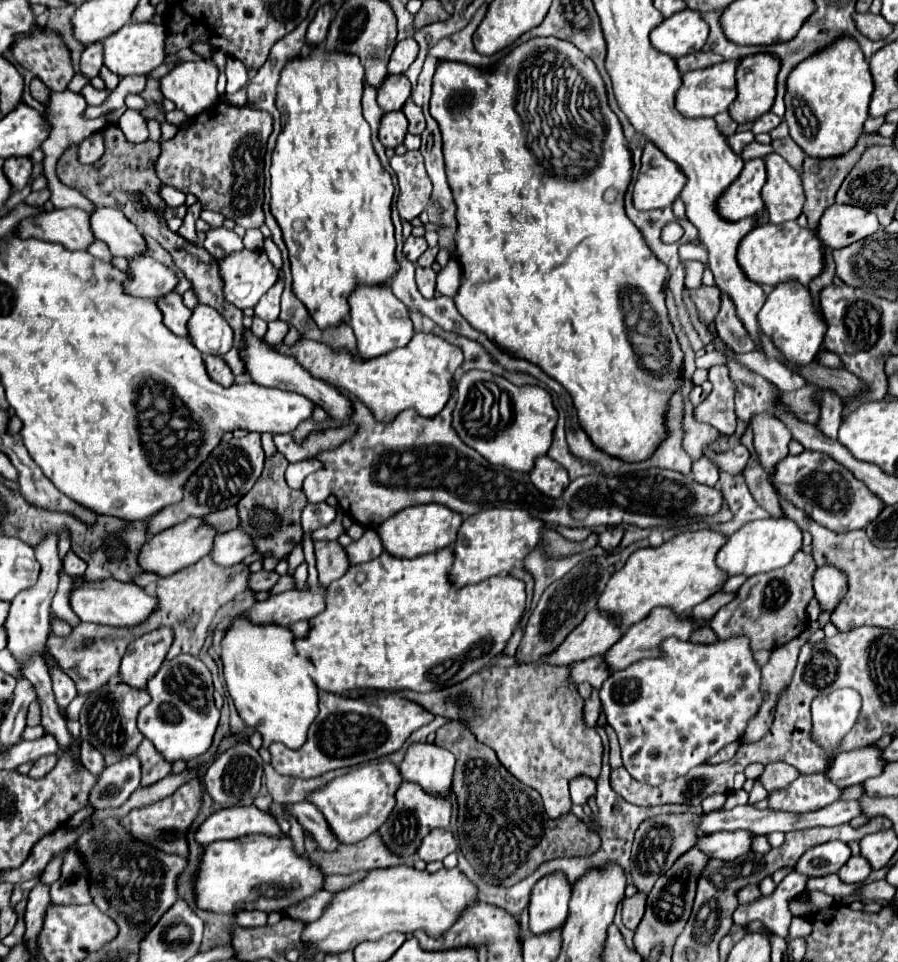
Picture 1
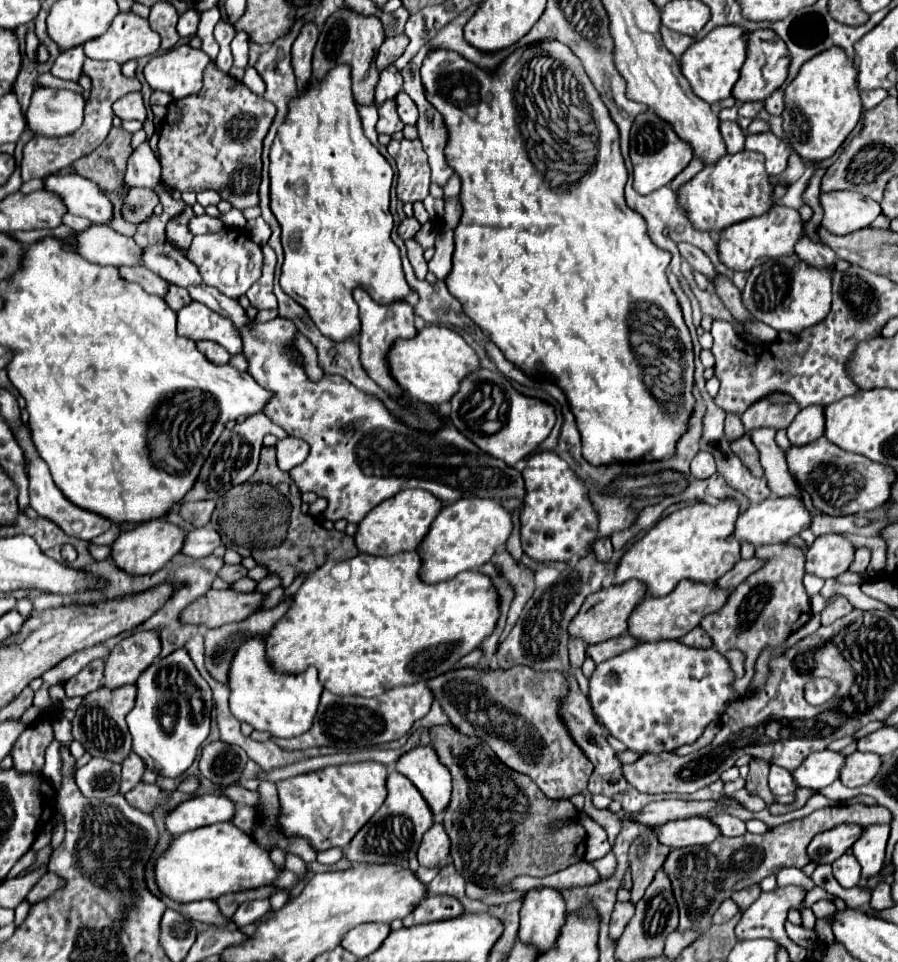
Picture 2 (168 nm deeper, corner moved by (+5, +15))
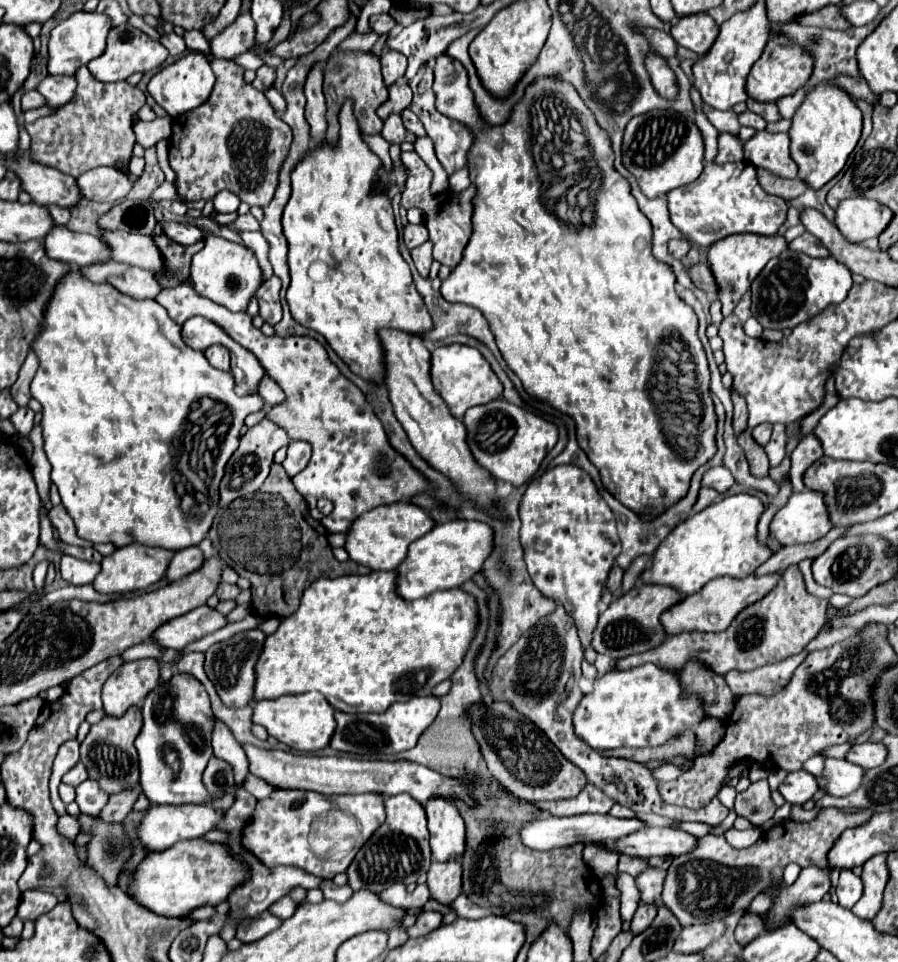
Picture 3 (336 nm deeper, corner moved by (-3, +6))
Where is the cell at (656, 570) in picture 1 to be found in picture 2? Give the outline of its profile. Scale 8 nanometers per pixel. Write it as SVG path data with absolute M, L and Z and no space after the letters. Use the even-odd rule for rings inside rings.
M726 499L716 505L698 503L692 507L684 507L660 519L622 555L614 571L614 585L626 583L630 579L640 579L640 583L646 585L648 597L660 597L668 595L680 579L688 579L694 583L716 583L716 579L720 579L740 561L738 541L724 539L734 531L738 515L738 505Z

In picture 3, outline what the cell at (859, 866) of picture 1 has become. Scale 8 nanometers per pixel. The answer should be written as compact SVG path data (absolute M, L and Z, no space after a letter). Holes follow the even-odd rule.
M842 870L840 882L836 886L836 896L838 904L850 910L862 896L862 880L856 874L852 874L852 870Z

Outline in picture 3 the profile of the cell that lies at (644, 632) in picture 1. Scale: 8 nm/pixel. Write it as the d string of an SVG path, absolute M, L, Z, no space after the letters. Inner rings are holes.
M768 574L768 576L748 576L744 580L738 578L714 578L712 582L708 582L700 592L688 596L684 602L672 606L668 612L662 614L662 624L666 628L668 636L680 634L680 632L690 632L690 630L700 630L700 632L722 632L724 628L730 626L730 622L736 618L736 614L740 614L740 610L744 610L746 606L750 606L752 602L758 602L760 598L764 598L764 594L768 594L768 590L772 590L772 586L776 586L776 582L780 580L780 574ZM716 614L718 622L710 624L708 616Z

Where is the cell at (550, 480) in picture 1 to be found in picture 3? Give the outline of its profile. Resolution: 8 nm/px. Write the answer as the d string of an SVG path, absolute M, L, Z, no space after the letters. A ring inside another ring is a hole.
M556 466L528 484L520 502L520 520L520 544L534 586L542 596L564 606L576 622L582 646L590 646L598 620L598 602L620 554L620 540L610 506L582 468Z

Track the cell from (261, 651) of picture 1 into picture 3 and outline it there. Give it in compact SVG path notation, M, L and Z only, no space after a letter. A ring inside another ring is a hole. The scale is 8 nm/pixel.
M306 692L298 696L280 696L276 700L258 700L254 702L254 724L260 724L268 730L270 736L278 738L282 744L300 750L300 752L316 752L330 744L330 738L336 730L334 708L328 706L320 692Z

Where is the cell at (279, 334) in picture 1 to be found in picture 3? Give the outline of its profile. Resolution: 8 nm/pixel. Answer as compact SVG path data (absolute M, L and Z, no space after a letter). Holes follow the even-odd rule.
M190 284L160 290L154 300L162 304L170 318L178 324L192 316L202 316L210 322L216 322L216 326L220 326L232 340L250 350L258 362L262 362L266 374L278 382L286 394L286 402L274 406L268 412L268 418L284 428L292 440L304 440L312 446L308 466L298 472L292 482L304 498L314 496L334 502L332 514L322 518L322 524L328 532L348 532L354 518L360 514L380 504L408 500L430 486L424 476L420 476L420 472L416 472L412 464L388 444L382 422L376 418L364 394L356 384L340 374L336 364L330 362L326 350L314 338L268 338L252 326L252 318L246 312L234 314L224 310L224 306L216 306L216 302L208 302L208 298L198 296Z

